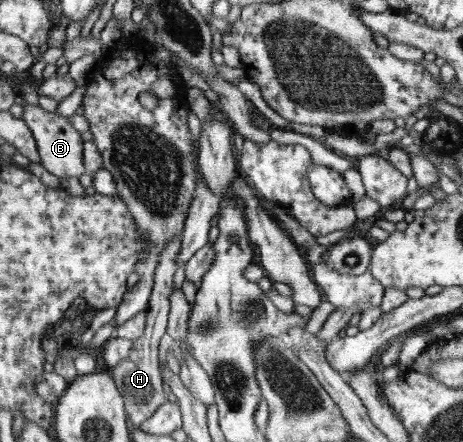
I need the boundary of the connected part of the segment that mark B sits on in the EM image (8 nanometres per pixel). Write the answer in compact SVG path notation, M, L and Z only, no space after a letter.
M30 102L22 103L22 119L27 123L30 131L33 133L37 143L37 151L40 156L40 164L49 173L59 179L77 177L80 178L85 173L82 159L83 140L68 116L61 116L56 110L54 112L45 111L40 105L34 105Z

